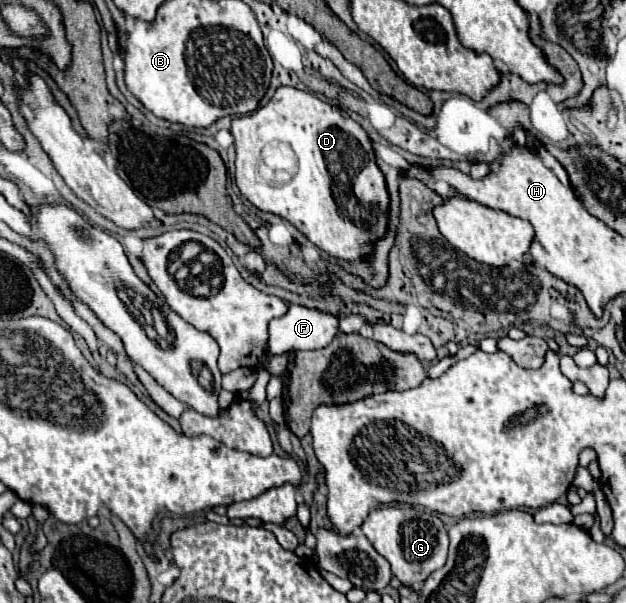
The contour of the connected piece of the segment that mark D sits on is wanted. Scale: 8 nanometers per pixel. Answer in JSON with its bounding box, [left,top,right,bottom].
[230,86,386,260]

